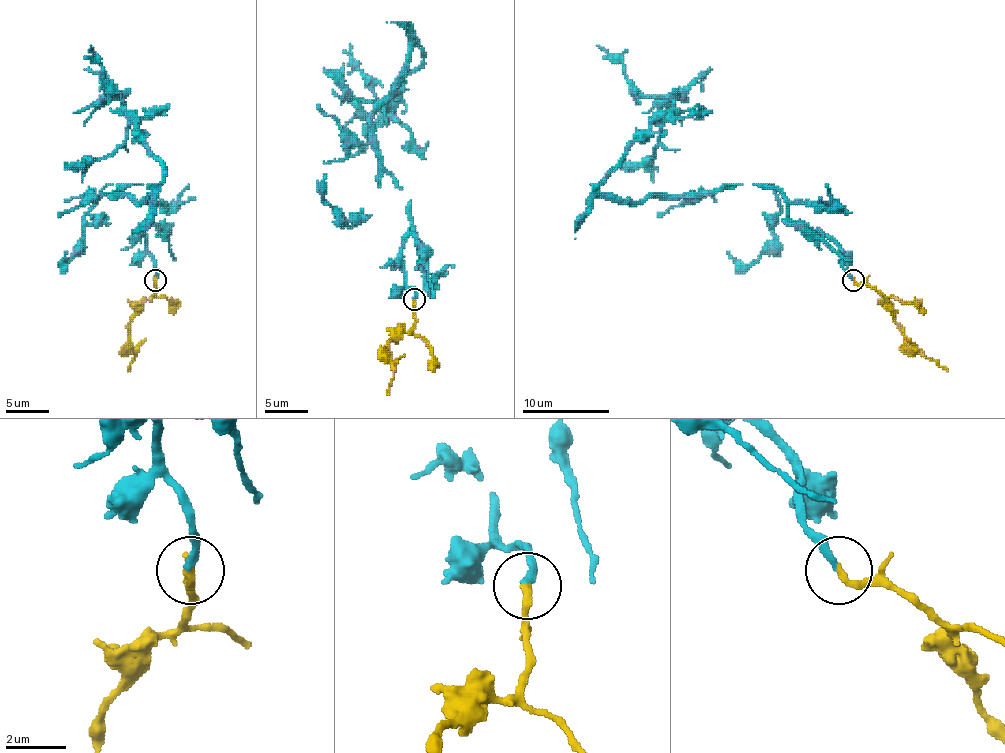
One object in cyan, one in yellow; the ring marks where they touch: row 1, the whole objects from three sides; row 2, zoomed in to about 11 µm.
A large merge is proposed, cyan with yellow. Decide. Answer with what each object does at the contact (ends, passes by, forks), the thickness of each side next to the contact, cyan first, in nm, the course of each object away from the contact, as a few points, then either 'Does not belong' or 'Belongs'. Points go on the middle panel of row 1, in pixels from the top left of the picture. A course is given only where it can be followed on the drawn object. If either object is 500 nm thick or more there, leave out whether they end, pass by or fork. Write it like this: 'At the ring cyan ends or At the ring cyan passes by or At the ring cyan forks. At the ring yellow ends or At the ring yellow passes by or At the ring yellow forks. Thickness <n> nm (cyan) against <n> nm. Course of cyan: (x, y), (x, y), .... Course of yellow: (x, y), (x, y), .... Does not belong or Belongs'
At the ring cyan ends. At the ring yellow ends. Thickness 240 nm (cyan) against 280 nm. Course of cyan: (415, 298), (402, 243), (410, 200), (382, 165), (371, 111), (413, 46), (421, 50), (384, 120), (350, 44). Course of yellow: (415, 300), (415, 326), (389, 343), (393, 373), (387, 394). Belongs

